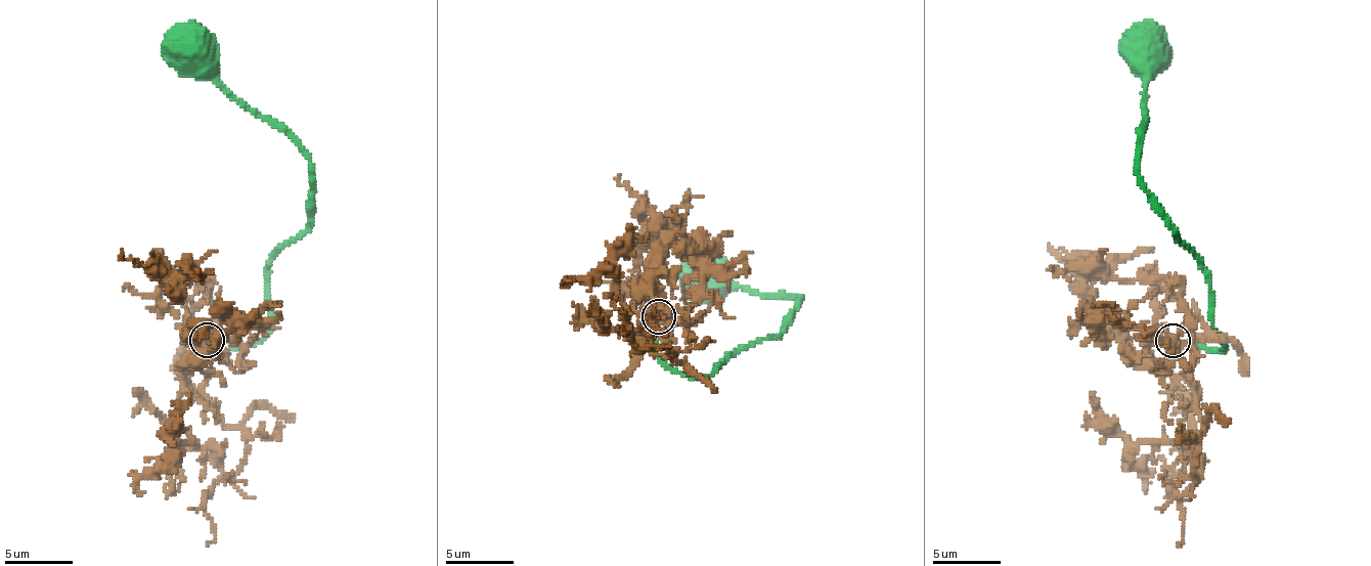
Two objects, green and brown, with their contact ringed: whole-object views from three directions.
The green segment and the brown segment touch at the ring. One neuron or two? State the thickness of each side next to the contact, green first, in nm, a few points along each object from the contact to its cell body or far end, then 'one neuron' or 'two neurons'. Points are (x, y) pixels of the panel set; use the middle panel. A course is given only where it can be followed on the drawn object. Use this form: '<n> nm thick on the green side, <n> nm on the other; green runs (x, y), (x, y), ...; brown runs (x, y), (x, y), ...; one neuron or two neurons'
200 nm thick on the green side, 240 nm on the other; green runs (658, 317), (654, 348), (665, 362), (705, 379), (725, 359), (777, 335), (801, 299), (717, 286), (712, 278); brown runs (658, 317), (652, 291), (627, 315), (631, 336), (666, 354), (642, 348), (626, 331), (615, 265), (644, 236); two neurons

